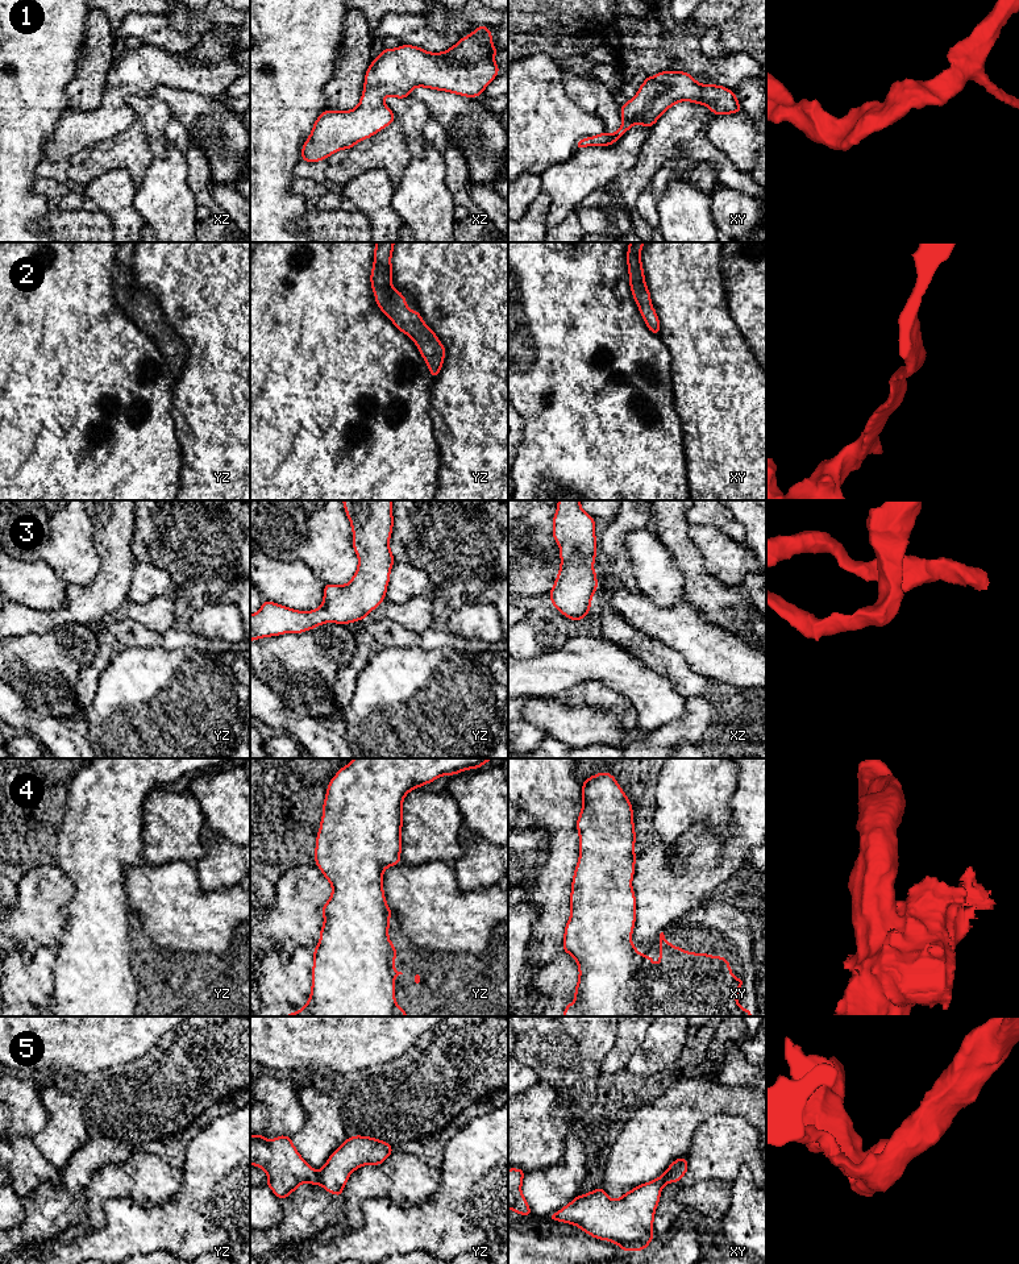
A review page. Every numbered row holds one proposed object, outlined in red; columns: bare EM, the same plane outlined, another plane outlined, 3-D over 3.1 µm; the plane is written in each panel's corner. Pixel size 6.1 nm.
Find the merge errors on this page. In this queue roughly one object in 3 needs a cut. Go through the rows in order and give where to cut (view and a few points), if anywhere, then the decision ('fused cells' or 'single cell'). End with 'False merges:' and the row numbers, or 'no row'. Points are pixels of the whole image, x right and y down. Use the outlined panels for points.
1: no cut; single cell
2: no cut; single cell
3: no cut; single cell
4: no cut; single cell
5: cut in yz along (317, 1173), (320, 1183); fused cells
False merges: 5

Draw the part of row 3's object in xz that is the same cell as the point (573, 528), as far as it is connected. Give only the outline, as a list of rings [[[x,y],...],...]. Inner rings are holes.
[[[558,500],[553,516],[553,539],[560,545],[561,566],[553,589],[548,594],[562,615],[579,621],[590,614],[591,598],[599,587],[592,565],[596,557],[595,519],[581,508],[581,500]]]

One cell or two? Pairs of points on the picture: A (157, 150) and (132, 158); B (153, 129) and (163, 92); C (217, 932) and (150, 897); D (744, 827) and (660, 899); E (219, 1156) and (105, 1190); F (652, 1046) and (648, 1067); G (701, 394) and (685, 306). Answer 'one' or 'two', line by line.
A: two
B: two
C: one
D: one
E: two
F: one
G: one

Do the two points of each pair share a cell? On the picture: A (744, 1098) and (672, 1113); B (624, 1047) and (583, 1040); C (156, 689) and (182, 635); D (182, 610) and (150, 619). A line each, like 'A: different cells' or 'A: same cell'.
A: same cell
B: different cells
C: different cells
D: different cells

